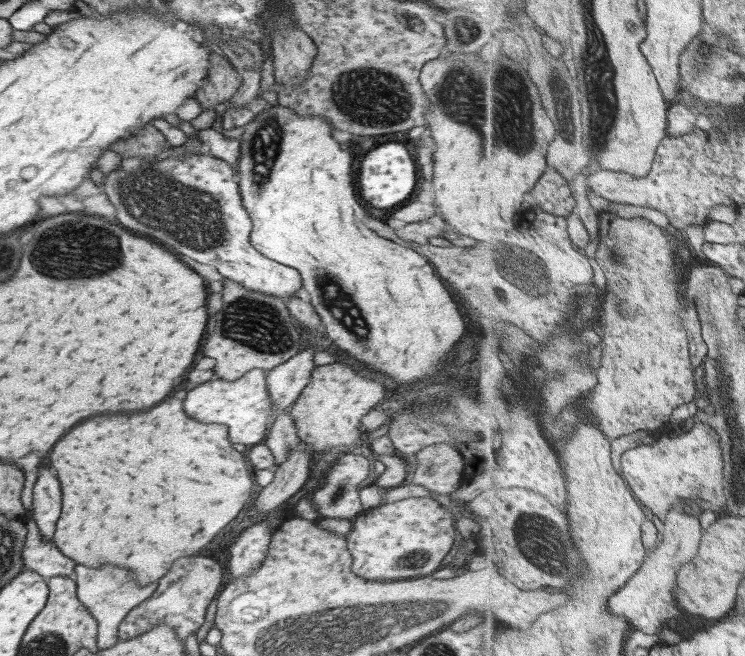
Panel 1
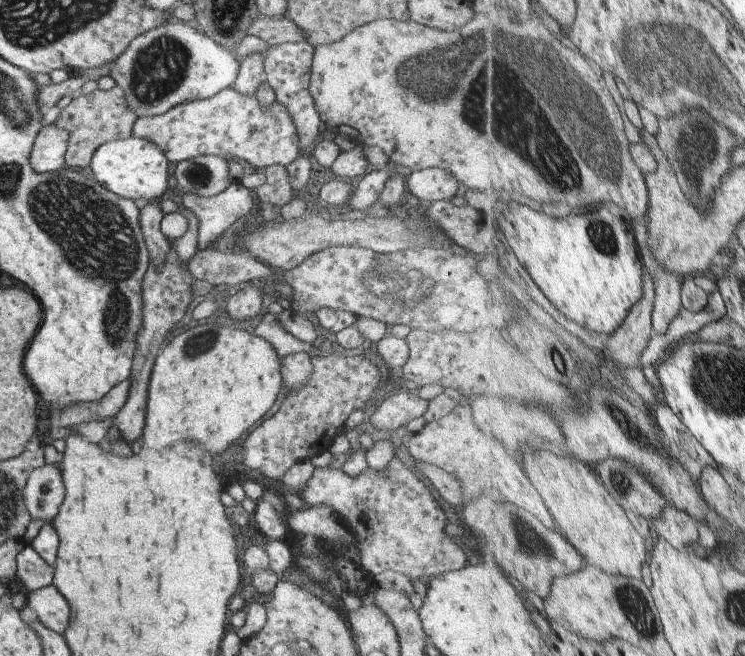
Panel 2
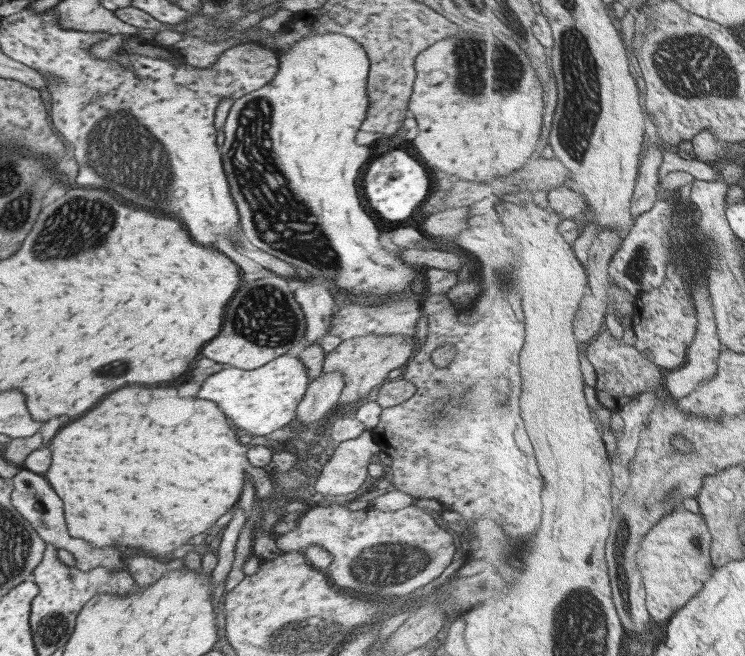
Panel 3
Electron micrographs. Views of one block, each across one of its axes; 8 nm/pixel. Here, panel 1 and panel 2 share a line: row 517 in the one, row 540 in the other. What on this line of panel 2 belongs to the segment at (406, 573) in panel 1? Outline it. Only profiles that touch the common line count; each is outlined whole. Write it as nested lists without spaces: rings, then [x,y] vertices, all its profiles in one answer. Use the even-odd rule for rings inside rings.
[[[395,455],[388,462],[386,472],[368,466],[356,477],[332,466],[326,469],[315,467],[300,497],[310,507],[328,506],[338,512],[353,533],[360,564],[370,574],[394,570],[411,582],[427,584],[439,573],[464,568],[474,558],[468,560],[468,553],[446,534],[445,526],[449,522],[444,518],[435,491],[425,485],[423,478],[413,466],[408,468]]]

